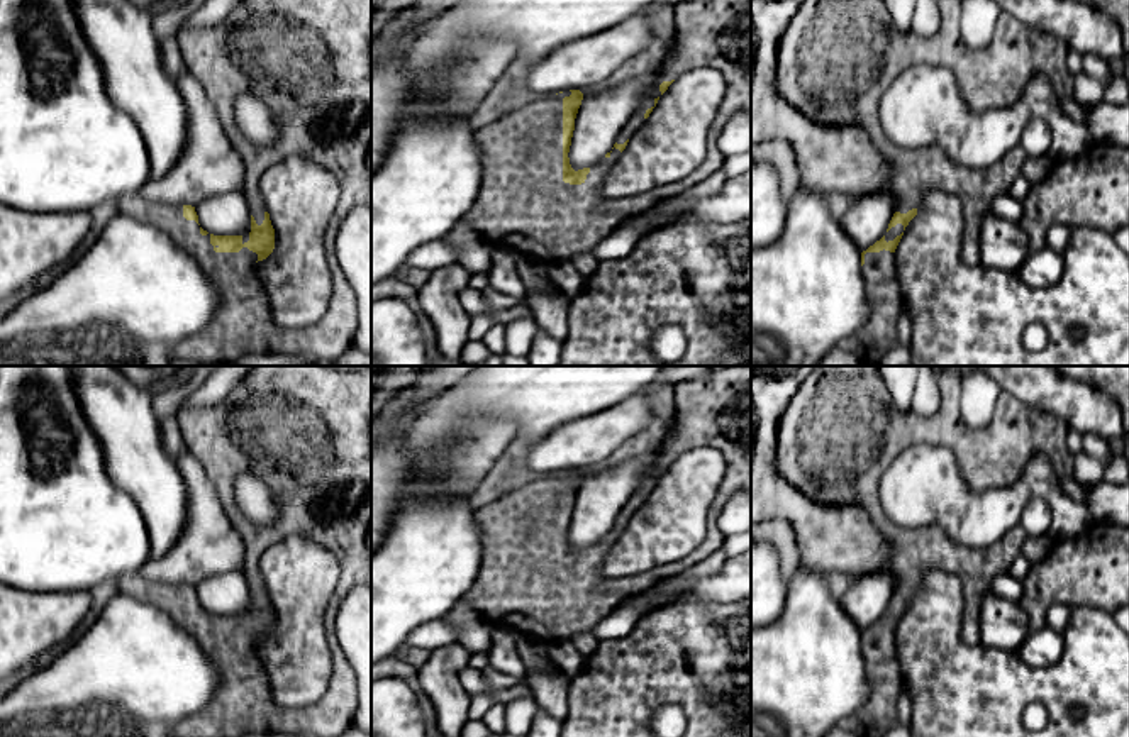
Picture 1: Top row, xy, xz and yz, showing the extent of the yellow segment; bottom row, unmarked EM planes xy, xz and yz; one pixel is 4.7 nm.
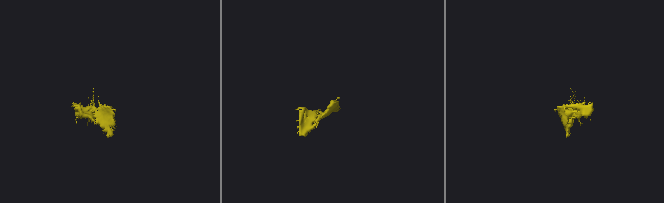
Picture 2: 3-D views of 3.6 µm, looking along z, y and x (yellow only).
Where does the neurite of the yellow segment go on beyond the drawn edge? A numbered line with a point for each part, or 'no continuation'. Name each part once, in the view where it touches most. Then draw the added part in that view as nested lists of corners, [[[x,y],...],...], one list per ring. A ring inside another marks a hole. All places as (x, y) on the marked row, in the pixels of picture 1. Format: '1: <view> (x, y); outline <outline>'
1: xy (309, 60); outline [[[242,0],[225,22],[180,32],[178,46],[185,69],[203,86],[224,132],[242,158],[246,176],[241,191],[258,225],[263,224],[266,212],[259,191],[259,178],[271,164],[285,161],[290,156],[320,163],[336,176],[341,193],[324,241],[332,273],[329,308],[317,324],[302,329],[283,329],[271,320],[264,286],[256,276],[256,252],[247,247],[242,247],[239,252],[215,252],[210,244],[210,234],[202,236],[200,225],[183,217],[183,205],[153,203],[139,193],[119,198],[117,207],[120,213],[166,232],[198,261],[220,291],[222,303],[214,320],[197,335],[181,341],[173,352],[175,359],[232,366],[246,354],[266,352],[315,354],[322,361],[339,357],[353,344],[358,329],[358,298],[339,266],[336,237],[342,219],[353,207],[371,207],[371,173],[364,164],[368,144],[371,142],[371,0]],[[242,93],[259,97],[271,108],[280,129],[275,142],[254,146],[239,130],[236,122],[236,98]]]

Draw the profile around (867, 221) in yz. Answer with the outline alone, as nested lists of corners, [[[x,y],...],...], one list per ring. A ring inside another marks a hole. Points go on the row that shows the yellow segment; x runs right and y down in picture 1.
[[[880,191],[854,200],[851,208],[839,219],[839,224],[863,252],[885,236],[893,213],[893,198],[888,193]]]

